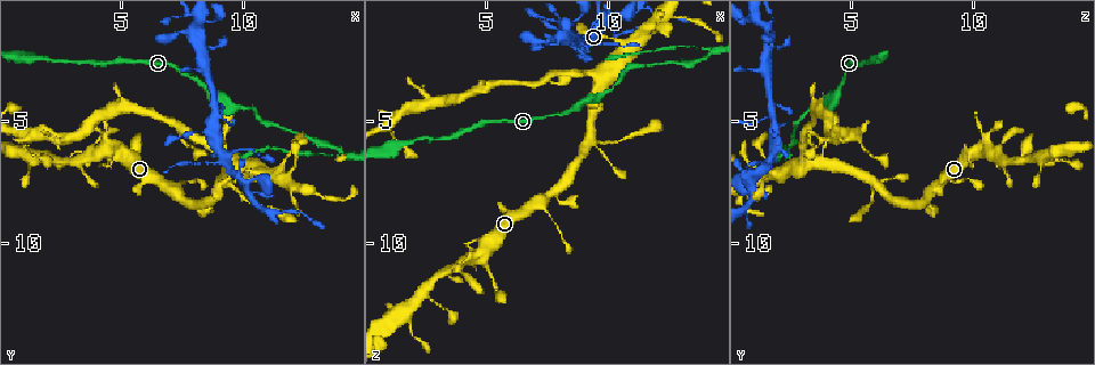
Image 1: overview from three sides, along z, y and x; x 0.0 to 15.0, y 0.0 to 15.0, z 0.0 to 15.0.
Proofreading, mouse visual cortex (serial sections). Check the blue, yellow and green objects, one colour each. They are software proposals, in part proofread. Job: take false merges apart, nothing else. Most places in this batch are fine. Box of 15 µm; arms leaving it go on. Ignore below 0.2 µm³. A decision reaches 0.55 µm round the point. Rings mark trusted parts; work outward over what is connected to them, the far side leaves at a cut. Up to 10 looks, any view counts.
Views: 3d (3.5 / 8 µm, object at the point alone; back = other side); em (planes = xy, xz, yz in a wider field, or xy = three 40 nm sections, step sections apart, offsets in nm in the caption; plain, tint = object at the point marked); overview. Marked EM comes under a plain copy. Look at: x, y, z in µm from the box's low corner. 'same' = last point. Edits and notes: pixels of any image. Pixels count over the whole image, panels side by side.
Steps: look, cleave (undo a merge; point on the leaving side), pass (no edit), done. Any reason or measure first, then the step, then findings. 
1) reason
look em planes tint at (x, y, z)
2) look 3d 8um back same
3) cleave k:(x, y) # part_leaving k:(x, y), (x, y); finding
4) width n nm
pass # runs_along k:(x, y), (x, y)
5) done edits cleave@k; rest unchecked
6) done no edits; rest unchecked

abrupt turn
look 3d 8um at (9.4, 6.5, 3.0)

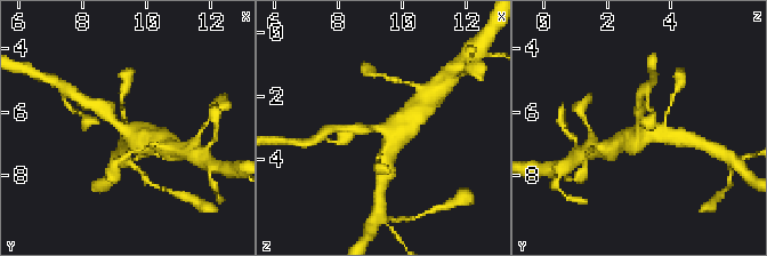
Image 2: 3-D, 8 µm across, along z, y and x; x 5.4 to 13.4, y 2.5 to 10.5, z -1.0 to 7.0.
look 3d 3.5um at (9.4, 6.6, 3.0)

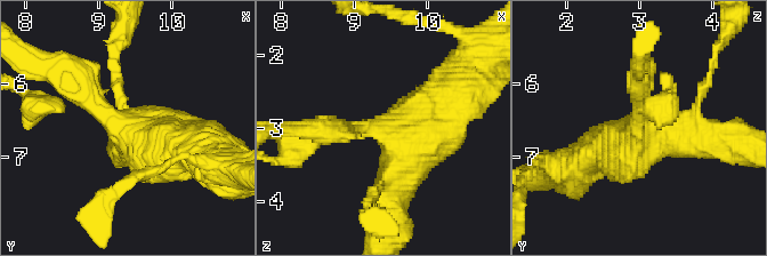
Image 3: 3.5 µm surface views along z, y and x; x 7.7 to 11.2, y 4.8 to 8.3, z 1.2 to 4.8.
look em planes tint at (9.35, 6.60, 3.00)

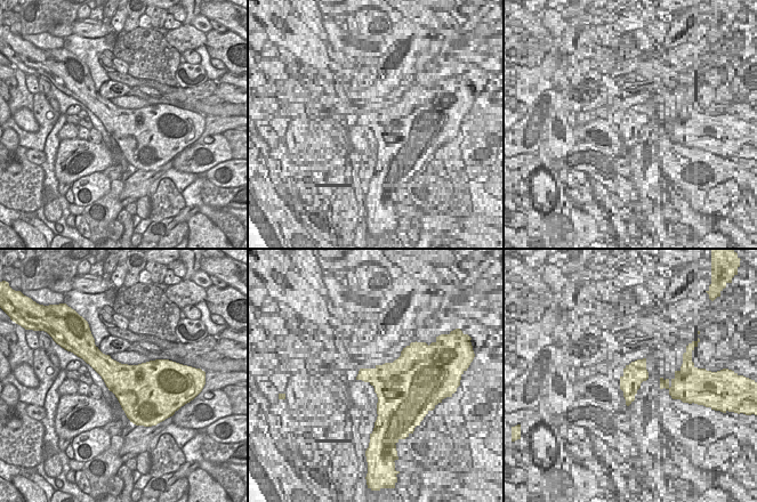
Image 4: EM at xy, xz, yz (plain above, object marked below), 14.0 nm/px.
width 600 nm
pass # runs_along 3:(389, 208), (403, 144), (340, 129); continuous, no second cell

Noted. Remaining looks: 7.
arms part here
look em xy step 5 tint at (8.7, 4.8, 1.8)

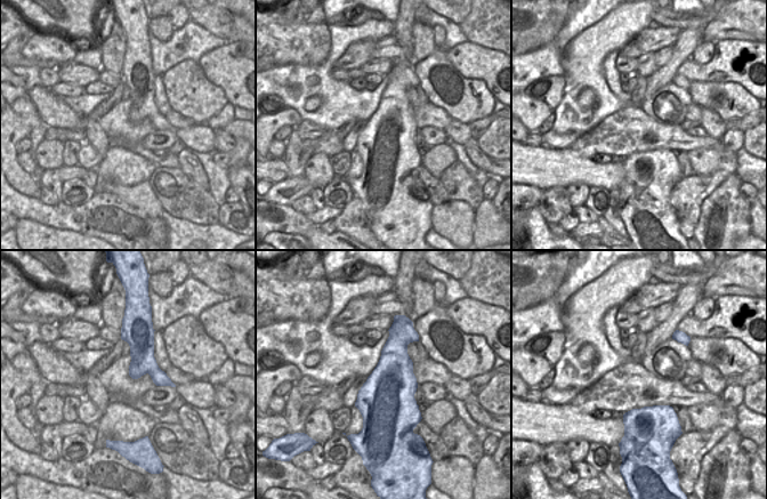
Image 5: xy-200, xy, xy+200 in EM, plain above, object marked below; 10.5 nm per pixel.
see where the arms go
look 3d 3.5um same

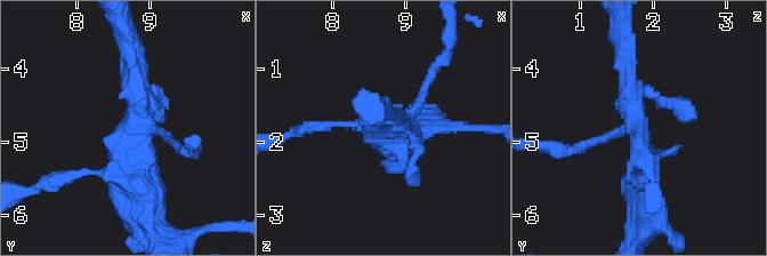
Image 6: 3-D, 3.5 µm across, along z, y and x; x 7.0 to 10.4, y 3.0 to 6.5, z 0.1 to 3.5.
pass # runs_along 5:(123, 332), (168, 383); continuous, no second cell

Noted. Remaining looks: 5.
sharp bend
look em planes tint at (14.2, 6.4, 2.2)

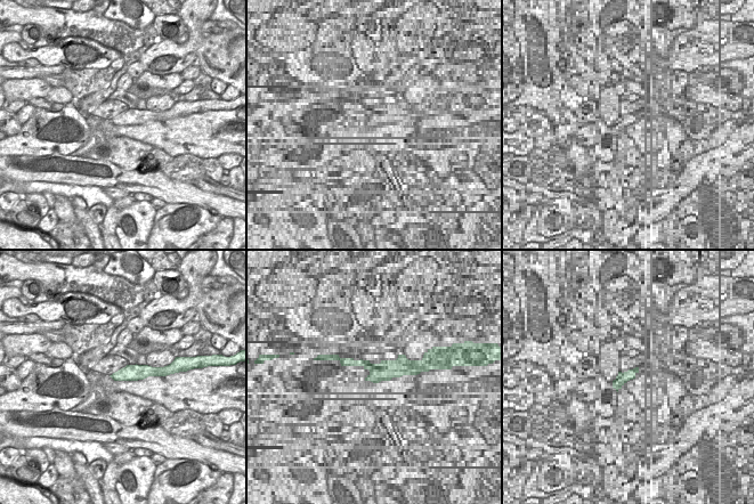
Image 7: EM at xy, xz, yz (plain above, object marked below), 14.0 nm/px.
look 3d 3.5um back same

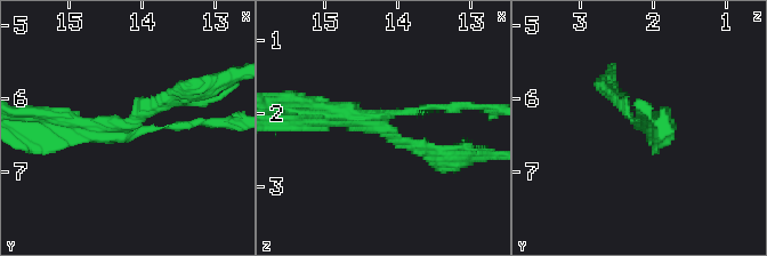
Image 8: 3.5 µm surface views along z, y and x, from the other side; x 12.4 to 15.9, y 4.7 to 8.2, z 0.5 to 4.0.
cleave 8:(299, 106) # two cells meet here

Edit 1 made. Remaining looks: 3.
look overview

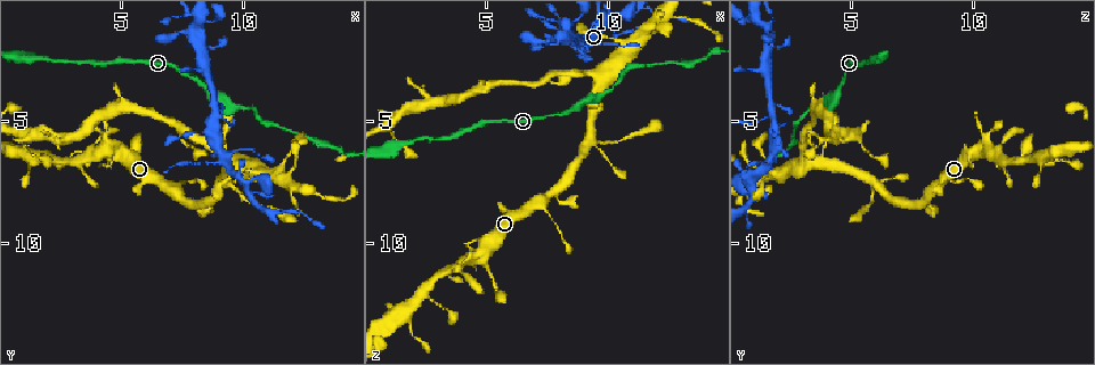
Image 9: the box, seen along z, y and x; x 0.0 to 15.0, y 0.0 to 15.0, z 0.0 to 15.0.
look 3d 3.5um at (4.7, 6.1, 10.6)

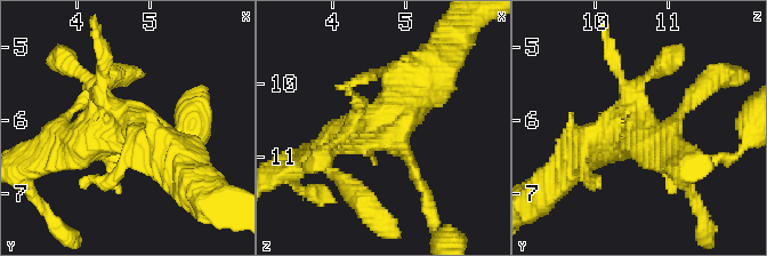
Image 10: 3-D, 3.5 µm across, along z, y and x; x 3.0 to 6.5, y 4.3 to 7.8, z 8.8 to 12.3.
look em xy step 3 tint at (4.65, 6.25, 10.50)

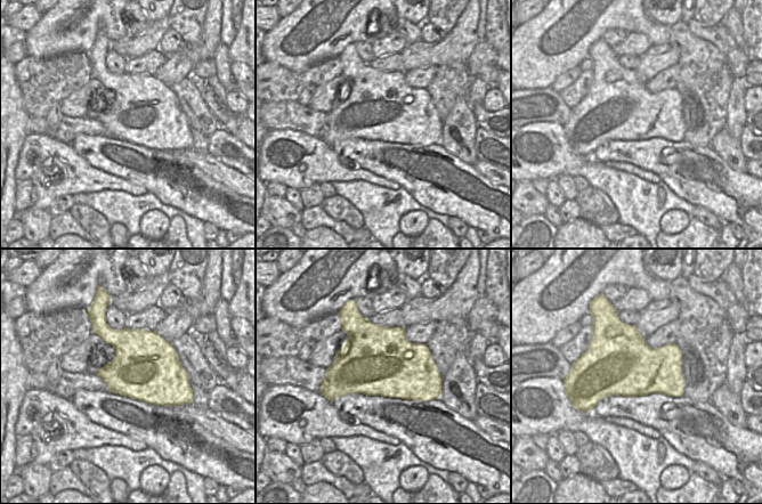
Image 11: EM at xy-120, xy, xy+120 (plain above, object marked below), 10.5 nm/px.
pass # runs_along 10:(427, 68), (381, 124), (315, 152); all the same cell

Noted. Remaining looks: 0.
done edits cleave@8; rest unchecked

